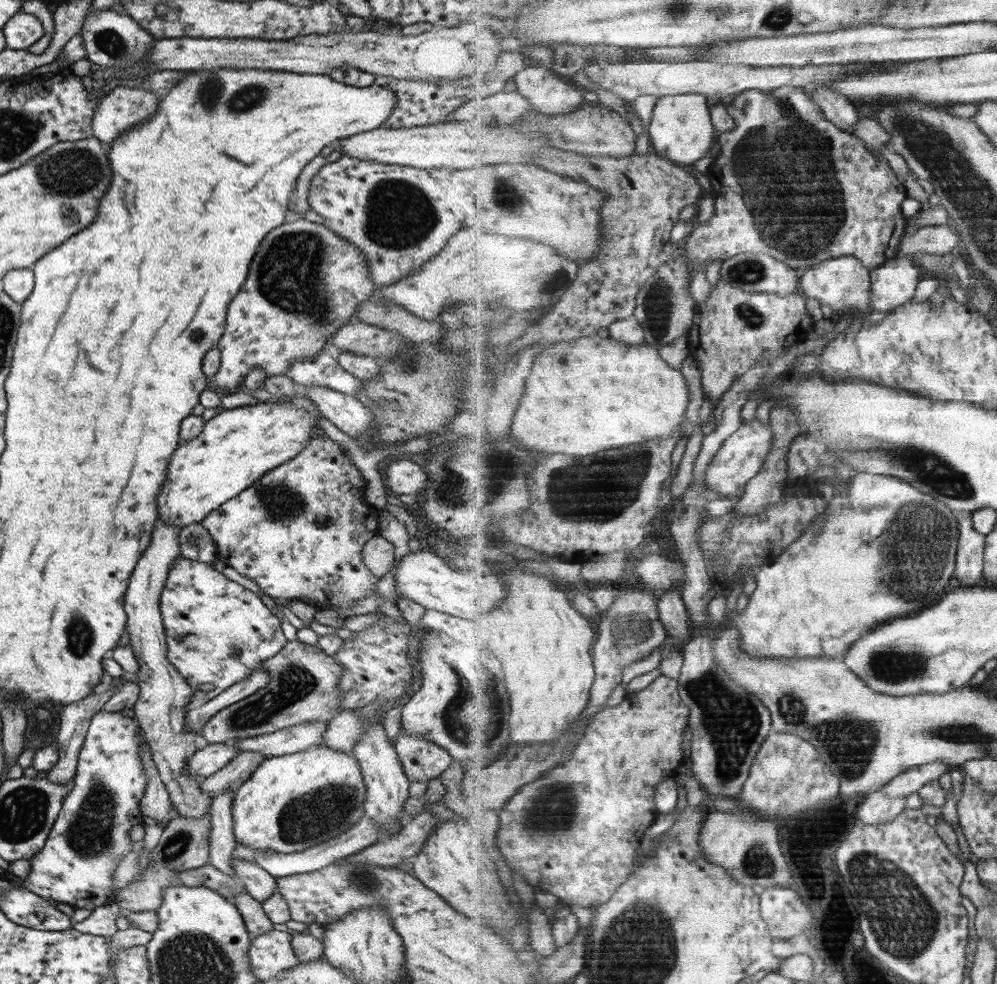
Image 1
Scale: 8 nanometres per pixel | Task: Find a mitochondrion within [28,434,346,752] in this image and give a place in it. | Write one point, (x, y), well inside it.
(295, 683)

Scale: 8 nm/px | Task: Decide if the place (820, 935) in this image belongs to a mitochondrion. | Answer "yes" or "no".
no

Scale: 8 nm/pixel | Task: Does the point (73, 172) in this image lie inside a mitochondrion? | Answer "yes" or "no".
yes

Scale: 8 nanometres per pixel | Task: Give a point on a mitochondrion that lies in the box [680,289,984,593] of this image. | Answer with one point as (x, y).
(938, 475)

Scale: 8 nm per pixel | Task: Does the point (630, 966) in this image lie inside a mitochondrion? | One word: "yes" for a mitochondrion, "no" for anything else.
yes

